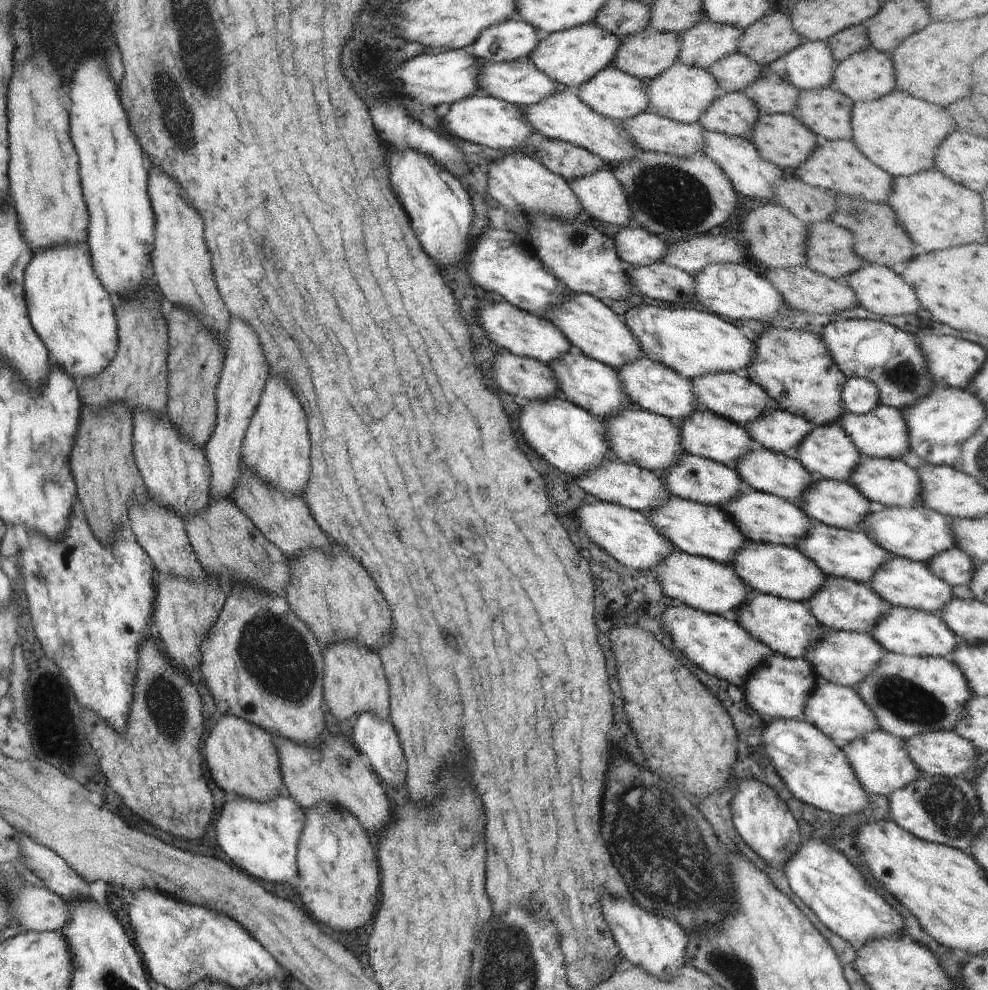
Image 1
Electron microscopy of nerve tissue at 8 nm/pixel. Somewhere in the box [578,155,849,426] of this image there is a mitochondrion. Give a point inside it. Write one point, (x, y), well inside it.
(675, 199)

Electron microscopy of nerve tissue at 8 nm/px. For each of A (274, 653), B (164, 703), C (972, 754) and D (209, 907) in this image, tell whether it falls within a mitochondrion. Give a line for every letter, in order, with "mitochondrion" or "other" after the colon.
A: mitochondrion
B: mitochondrion
C: other
D: other

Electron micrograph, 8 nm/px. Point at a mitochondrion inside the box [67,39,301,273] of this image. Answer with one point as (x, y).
(177, 120)

